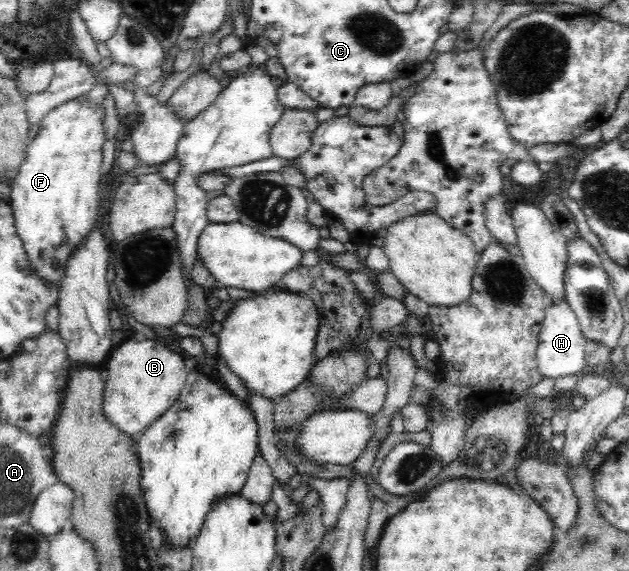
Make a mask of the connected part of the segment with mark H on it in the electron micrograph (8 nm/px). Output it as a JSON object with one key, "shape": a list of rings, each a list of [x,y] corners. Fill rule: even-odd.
{"shape":[[[564,299],[557,305],[551,305],[546,310],[538,336],[538,347],[536,350],[536,368],[539,369],[542,378],[561,378],[571,376],[586,369],[585,349],[586,338],[579,328],[576,314],[571,310],[568,302]]]}

